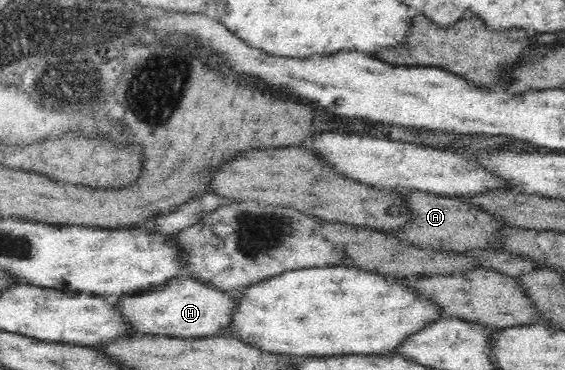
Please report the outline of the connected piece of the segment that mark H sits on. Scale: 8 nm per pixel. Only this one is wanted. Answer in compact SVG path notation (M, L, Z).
M187 275L165 282L165 285L153 286L153 289L117 299L134 332L177 338L229 336L227 330L231 328L235 310L239 308L239 301L235 301L233 291L221 290L211 283Z

